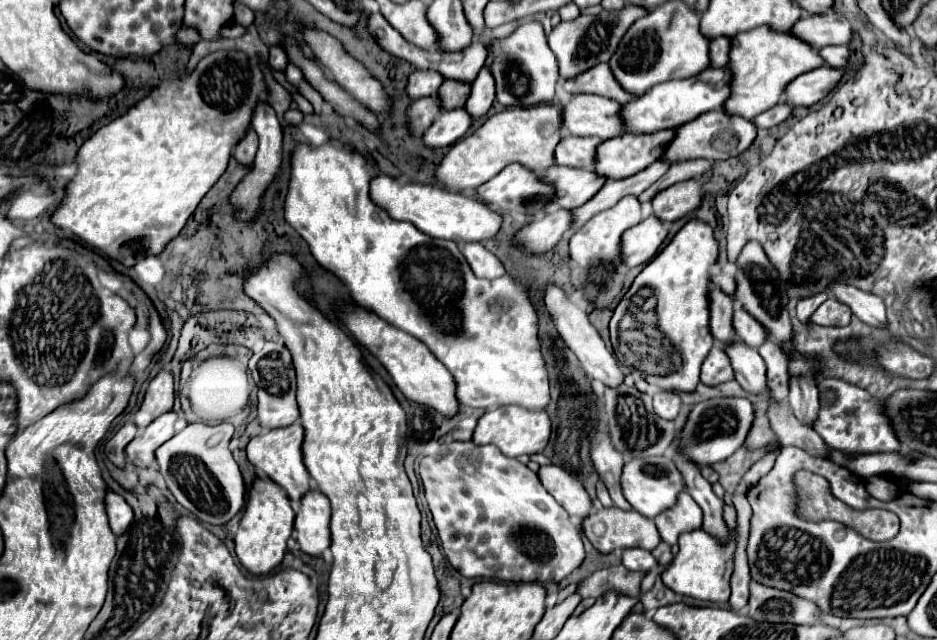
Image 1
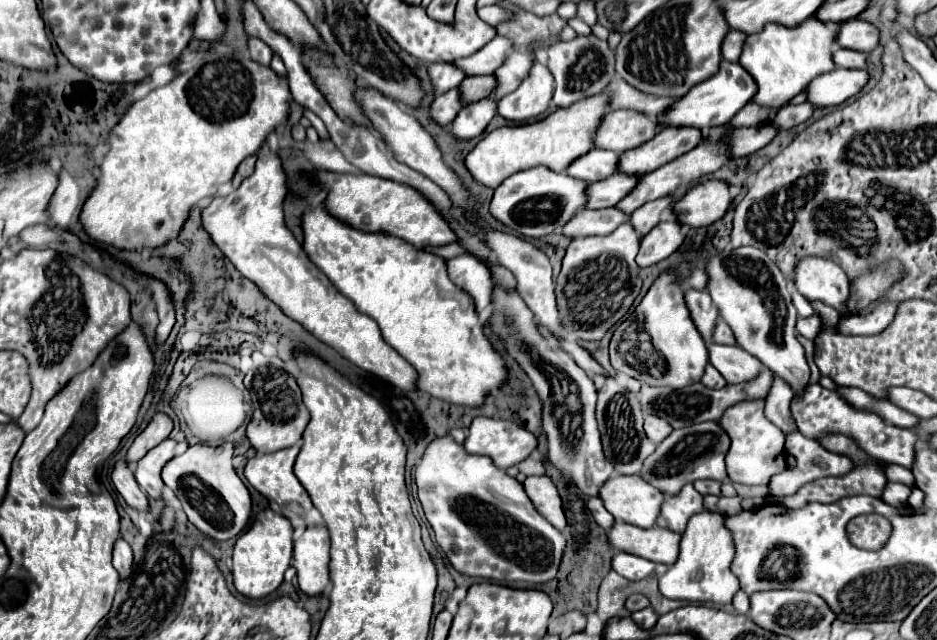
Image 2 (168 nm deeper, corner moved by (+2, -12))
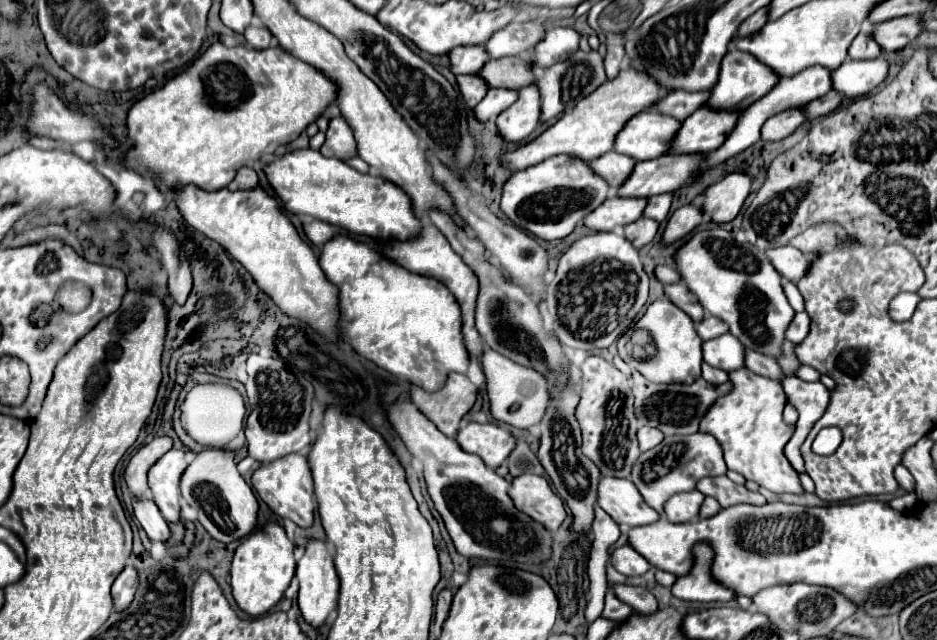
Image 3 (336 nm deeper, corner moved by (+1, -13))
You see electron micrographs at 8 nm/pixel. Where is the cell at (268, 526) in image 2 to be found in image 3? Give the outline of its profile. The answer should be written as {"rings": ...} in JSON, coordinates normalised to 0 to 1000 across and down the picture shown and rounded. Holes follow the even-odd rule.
{"rings":[[[284,816],[277,828],[269,831],[258,844],[258,850],[250,863],[248,875],[248,928],[254,947],[267,963],[284,959],[305,925],[314,891],[314,850],[305,838],[303,825],[295,816]]]}

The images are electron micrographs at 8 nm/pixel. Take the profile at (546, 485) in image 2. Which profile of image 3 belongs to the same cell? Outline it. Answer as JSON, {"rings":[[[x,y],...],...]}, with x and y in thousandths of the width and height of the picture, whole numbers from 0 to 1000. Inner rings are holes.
{"rings":[[[561,741],[549,747],[544,775],[555,797],[566,797],[570,813],[578,816],[587,831],[596,828],[604,809],[600,781],[591,772],[581,744]]]}

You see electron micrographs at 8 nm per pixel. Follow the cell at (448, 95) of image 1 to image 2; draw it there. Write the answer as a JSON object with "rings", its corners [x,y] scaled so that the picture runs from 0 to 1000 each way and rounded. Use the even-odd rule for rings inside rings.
{"rings":[[[507,117],[507,120],[496,120],[490,139],[492,139],[496,161],[503,161],[522,148],[528,133],[530,133],[528,117]]]}

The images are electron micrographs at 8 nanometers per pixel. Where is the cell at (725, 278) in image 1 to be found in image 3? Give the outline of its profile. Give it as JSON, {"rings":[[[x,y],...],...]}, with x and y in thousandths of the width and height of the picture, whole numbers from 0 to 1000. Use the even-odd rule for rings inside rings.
{"rings":[[[702,416],[702,419],[700,419],[700,434],[702,434],[707,444],[717,444],[717,441],[724,441],[724,438],[726,438],[726,428],[724,428],[719,419]]]}

